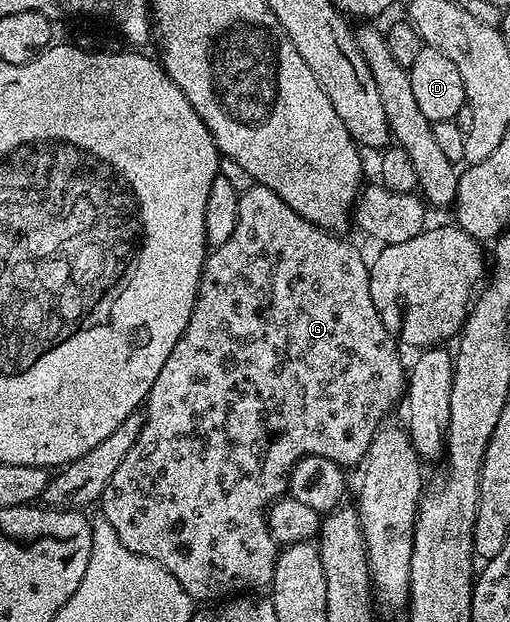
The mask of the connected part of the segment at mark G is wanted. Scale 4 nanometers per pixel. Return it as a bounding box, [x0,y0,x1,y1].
[98,183,406,603]

